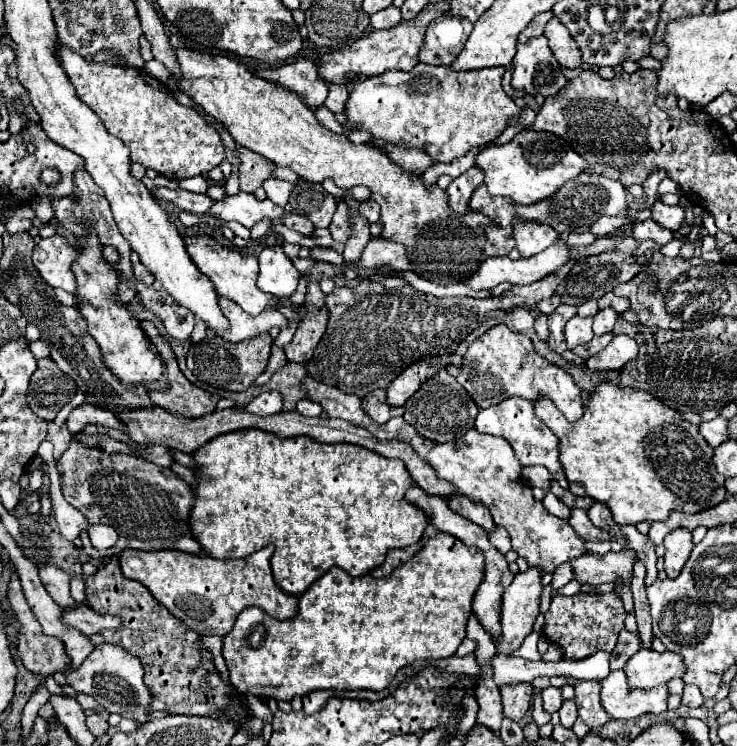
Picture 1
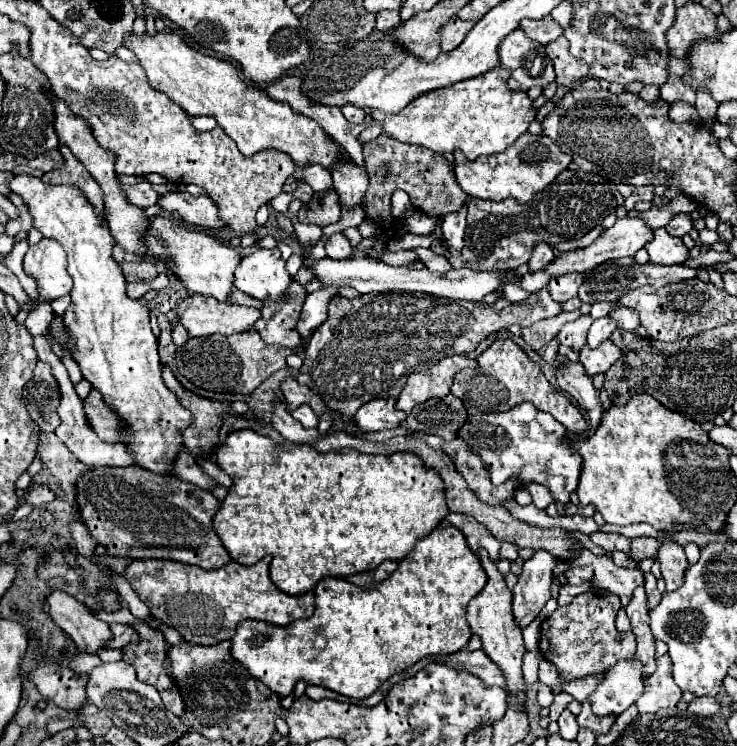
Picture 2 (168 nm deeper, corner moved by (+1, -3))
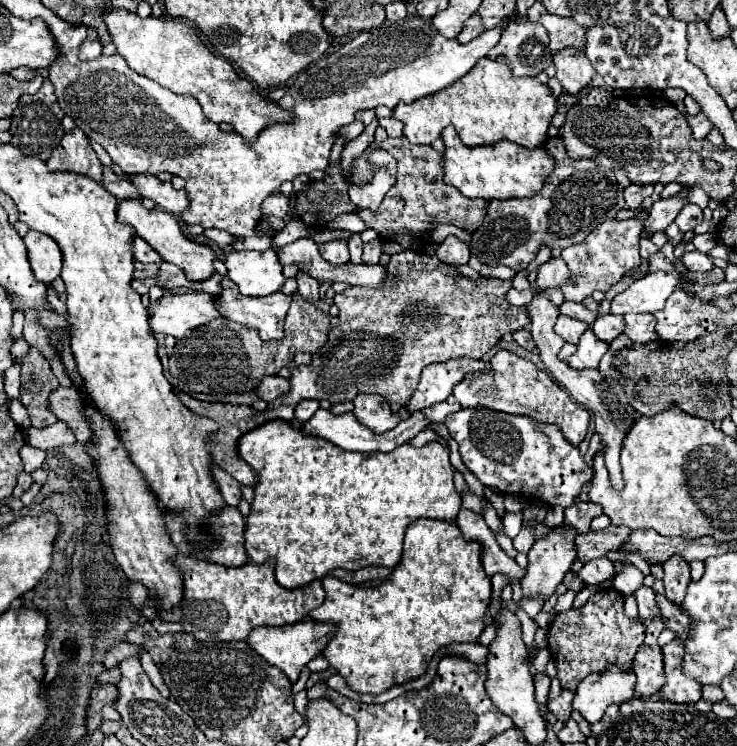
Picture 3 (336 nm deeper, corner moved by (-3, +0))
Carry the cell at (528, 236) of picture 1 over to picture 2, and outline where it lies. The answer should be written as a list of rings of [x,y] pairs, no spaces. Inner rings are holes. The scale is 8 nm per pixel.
[[[540,242],[540,244],[536,244],[536,248],[534,248],[534,252],[532,252],[532,258],[530,258],[530,262],[528,262],[528,268],[530,268],[532,272],[538,272],[538,270],[542,270],[544,266],[548,266],[548,264],[552,262],[552,256],[554,256],[552,248],[550,248],[548,244]]]

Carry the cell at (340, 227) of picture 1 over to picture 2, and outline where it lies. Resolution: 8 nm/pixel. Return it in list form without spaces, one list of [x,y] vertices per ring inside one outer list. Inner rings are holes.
[[[342,232],[332,234],[332,236],[326,240],[324,248],[326,248],[326,256],[328,256],[328,258],[334,258],[334,260],[350,258],[352,252],[354,252],[352,246],[350,246],[350,242],[348,242],[348,238],[346,238]]]

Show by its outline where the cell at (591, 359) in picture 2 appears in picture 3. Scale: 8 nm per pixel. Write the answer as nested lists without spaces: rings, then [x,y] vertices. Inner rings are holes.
[[[588,329],[582,337],[580,337],[580,343],[578,343],[578,351],[568,357],[568,363],[570,367],[574,369],[596,369],[602,355],[608,351],[608,343],[604,341],[598,341],[596,335],[592,335],[592,331]]]

